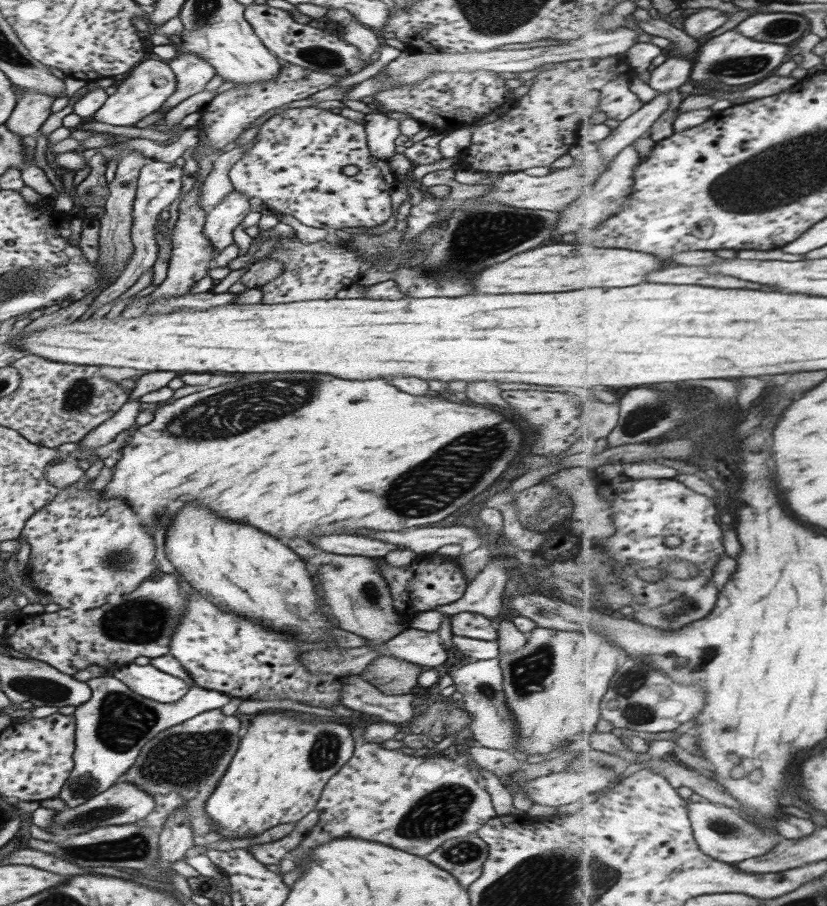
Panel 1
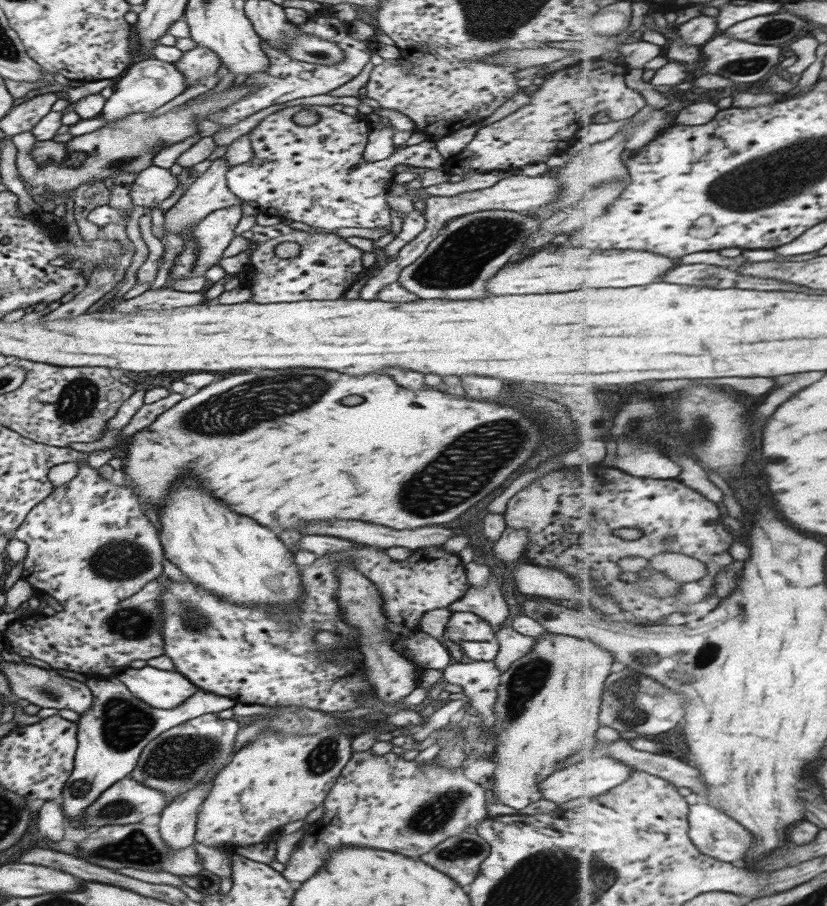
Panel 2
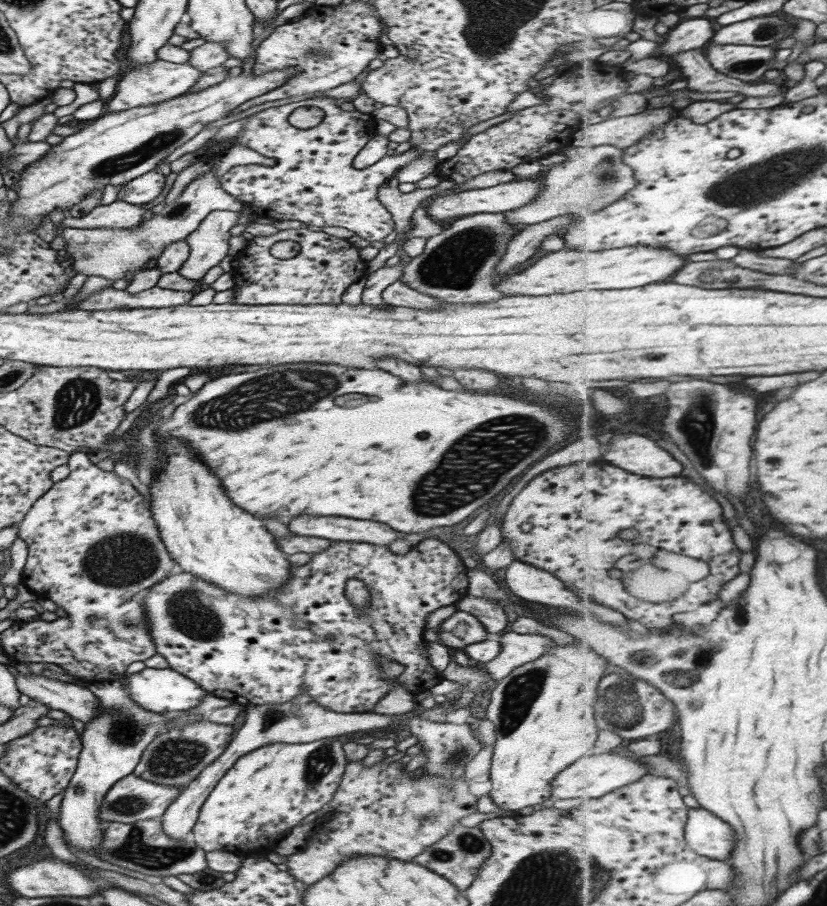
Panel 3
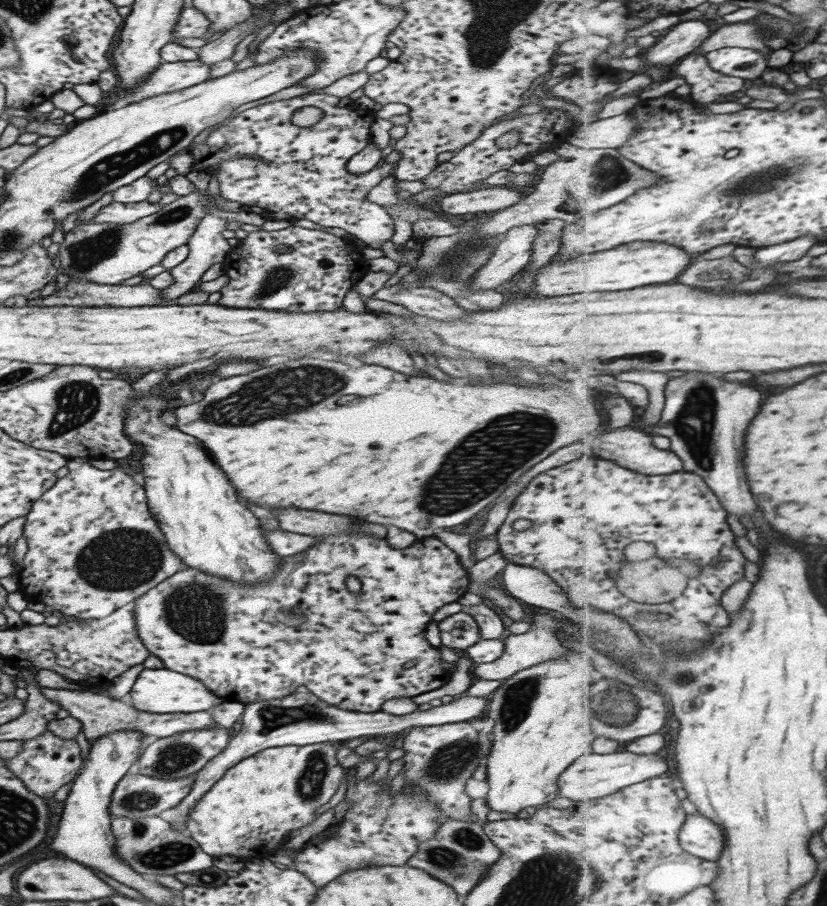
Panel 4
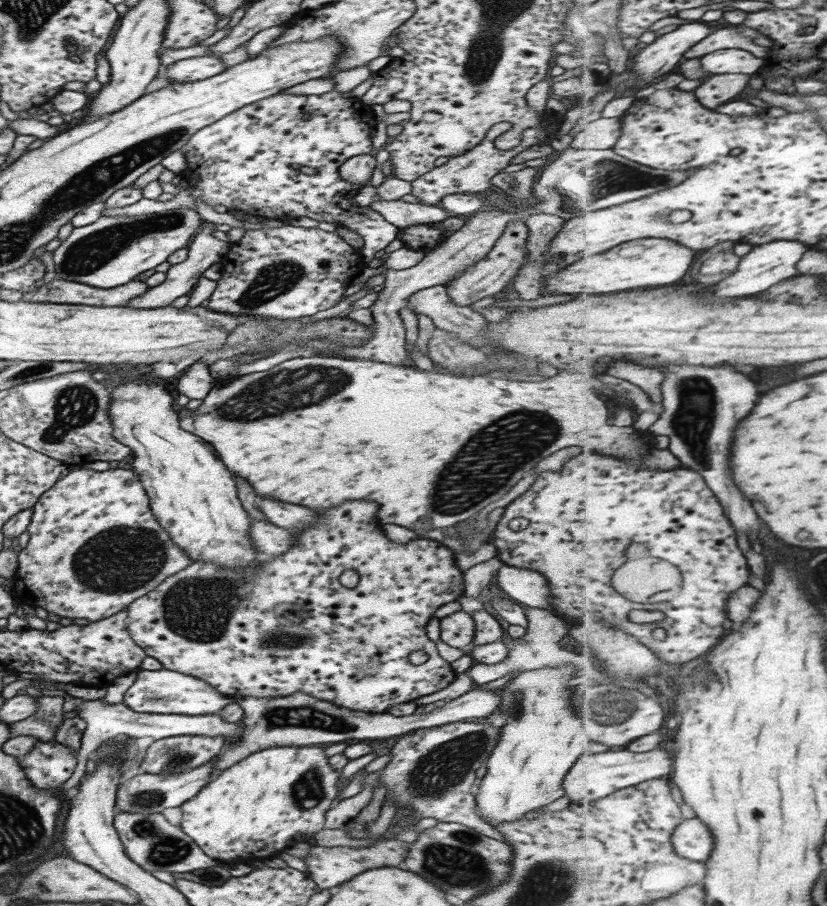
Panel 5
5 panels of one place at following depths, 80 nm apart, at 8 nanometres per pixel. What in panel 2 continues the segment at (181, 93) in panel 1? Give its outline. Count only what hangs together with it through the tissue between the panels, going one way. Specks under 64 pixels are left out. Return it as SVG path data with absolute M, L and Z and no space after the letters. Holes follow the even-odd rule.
M194 47L182 52L182 55L172 65L183 75L184 88L189 88L211 76L219 68L218 56L208 48Z

